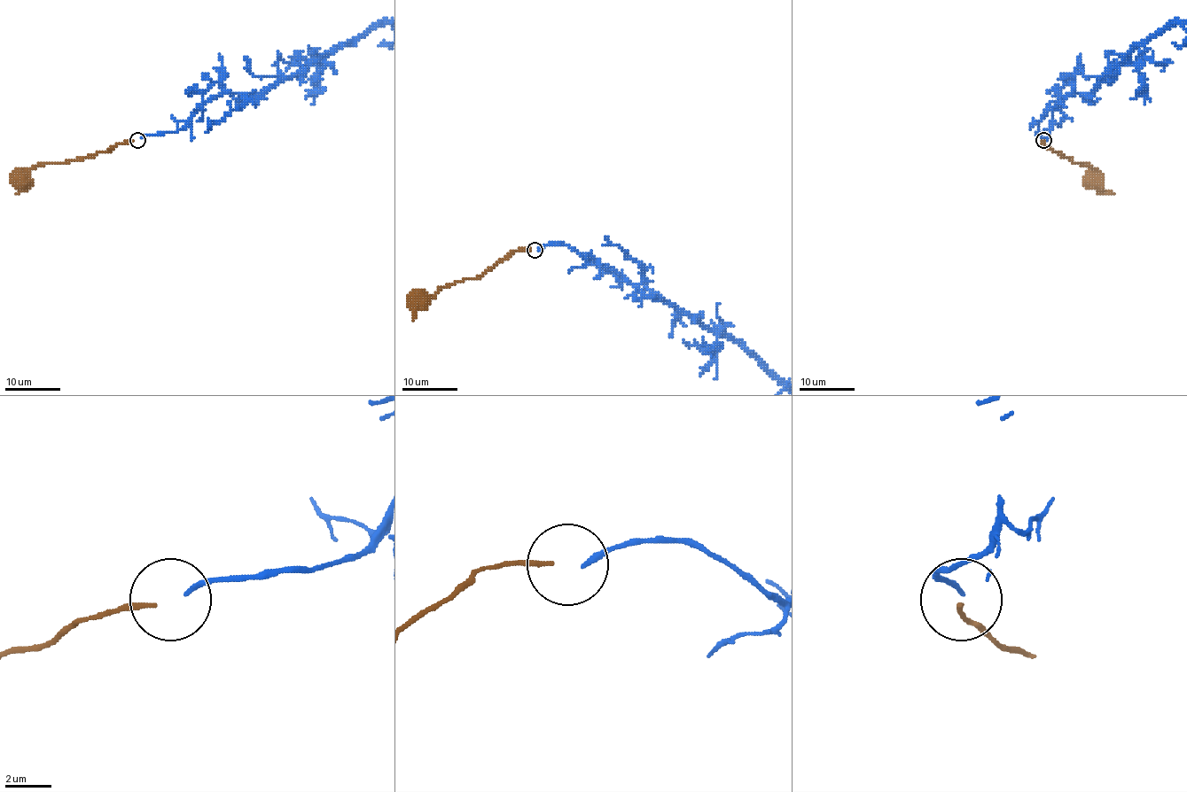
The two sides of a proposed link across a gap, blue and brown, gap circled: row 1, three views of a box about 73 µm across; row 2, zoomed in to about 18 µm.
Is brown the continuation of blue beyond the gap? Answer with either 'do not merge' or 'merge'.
merge

